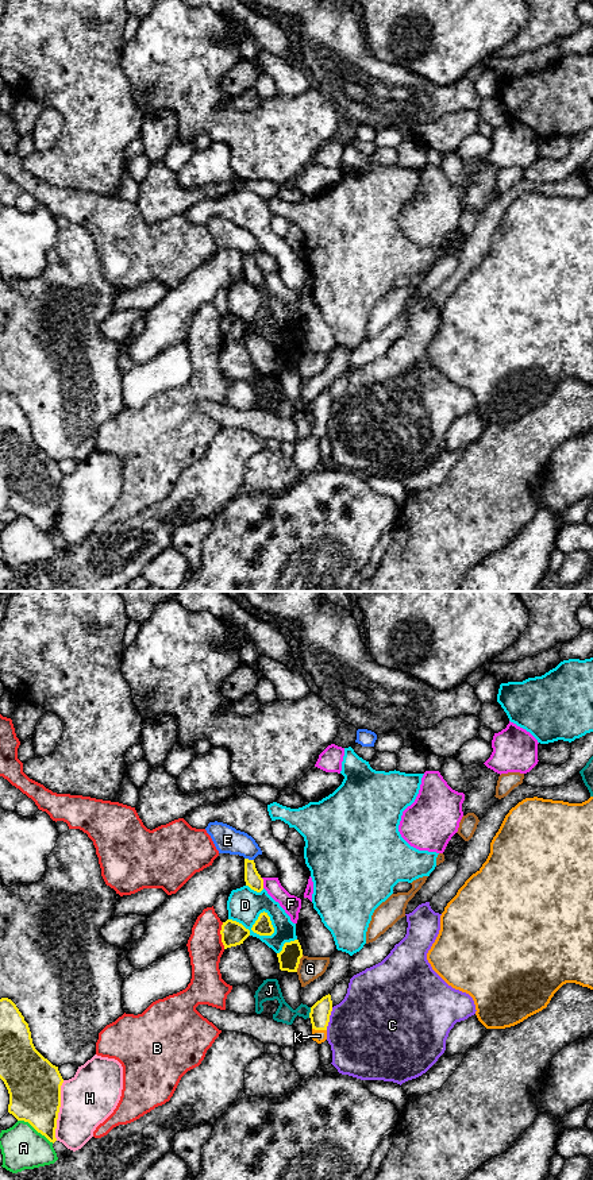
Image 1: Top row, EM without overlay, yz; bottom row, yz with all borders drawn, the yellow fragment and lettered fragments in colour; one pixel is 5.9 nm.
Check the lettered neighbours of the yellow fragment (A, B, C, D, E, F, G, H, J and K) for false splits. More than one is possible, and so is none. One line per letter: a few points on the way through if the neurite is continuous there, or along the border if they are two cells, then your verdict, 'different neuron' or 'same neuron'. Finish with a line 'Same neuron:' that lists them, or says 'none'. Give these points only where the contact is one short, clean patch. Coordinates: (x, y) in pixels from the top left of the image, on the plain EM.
A: different neuron
B: different neuron
C: along yz (332, 403), (326, 424) | different neuron
D: different neuron
E: along yz (245, 253), (253, 255) | different neuron
F: along yz (261, 273), (264, 282) | different neuron
G: different neuron
H: different neuron
J: along yz (311, 403), (308, 412) | different neuron
K: different neuron
Same neuron: none

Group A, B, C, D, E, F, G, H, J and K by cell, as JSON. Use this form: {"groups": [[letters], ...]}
{"groups": [["A"], ["B"], ["C"], ["D"], ["E"], ["F"], ["G"], ["H"], ["J"], ["K"]]}

